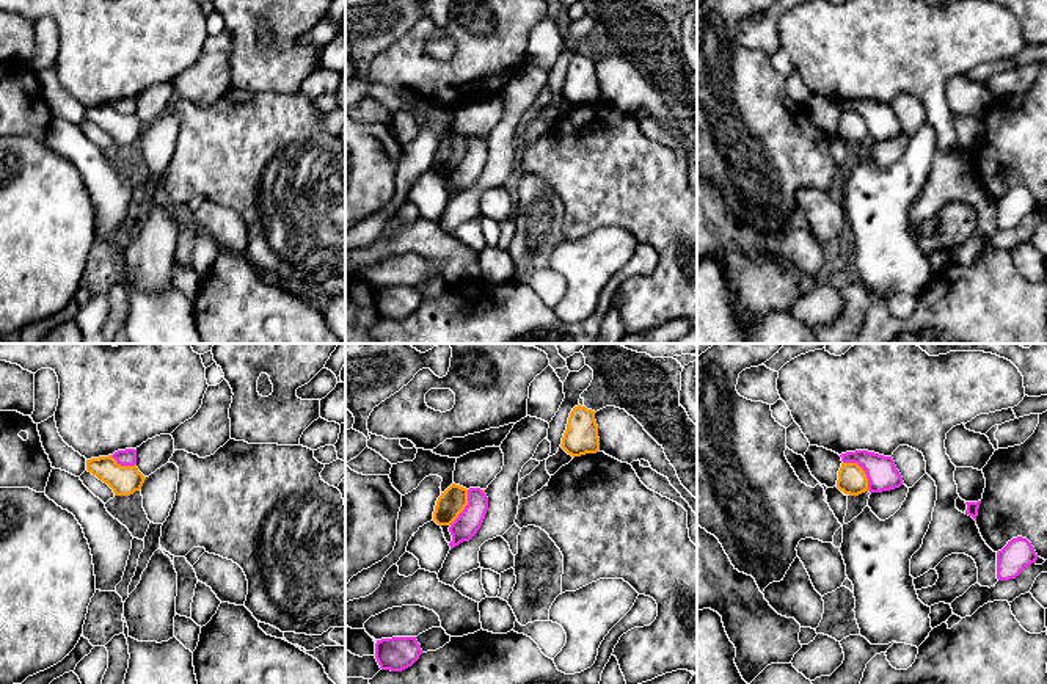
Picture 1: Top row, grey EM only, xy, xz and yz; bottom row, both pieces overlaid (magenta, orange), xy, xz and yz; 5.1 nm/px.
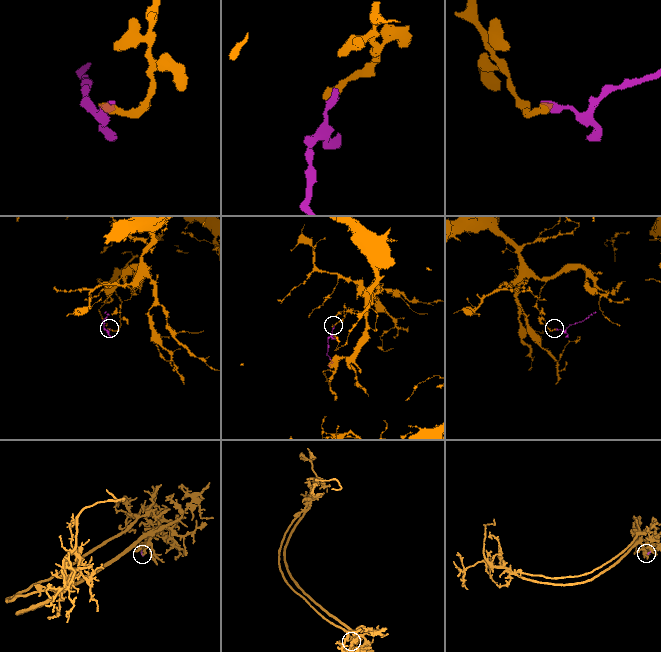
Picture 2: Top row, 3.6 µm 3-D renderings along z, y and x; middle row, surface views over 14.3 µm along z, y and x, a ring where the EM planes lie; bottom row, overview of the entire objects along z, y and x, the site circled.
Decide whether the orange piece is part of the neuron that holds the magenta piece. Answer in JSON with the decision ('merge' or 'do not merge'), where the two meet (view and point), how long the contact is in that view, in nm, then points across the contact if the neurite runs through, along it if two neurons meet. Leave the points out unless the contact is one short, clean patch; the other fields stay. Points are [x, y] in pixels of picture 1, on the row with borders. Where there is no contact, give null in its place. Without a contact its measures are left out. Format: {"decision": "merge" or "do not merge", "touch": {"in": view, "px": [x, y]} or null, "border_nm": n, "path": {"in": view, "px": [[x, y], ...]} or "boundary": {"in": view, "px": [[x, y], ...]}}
{"decision": "do not merge", "touch": {"in": "yz", "px": [864, 469]}, "border_nm": 200, "boundary": {"in": "yz", "px": [[843, 462], [854, 462], [864, 471], [868, 490]]}}

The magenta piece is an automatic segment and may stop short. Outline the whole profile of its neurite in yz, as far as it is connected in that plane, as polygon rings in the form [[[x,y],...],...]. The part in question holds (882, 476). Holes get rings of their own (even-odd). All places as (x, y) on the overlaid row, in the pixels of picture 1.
[[[868,450],[846,452],[840,457],[843,463],[857,463],[865,471],[870,493],[890,491],[904,483],[892,457]]]

